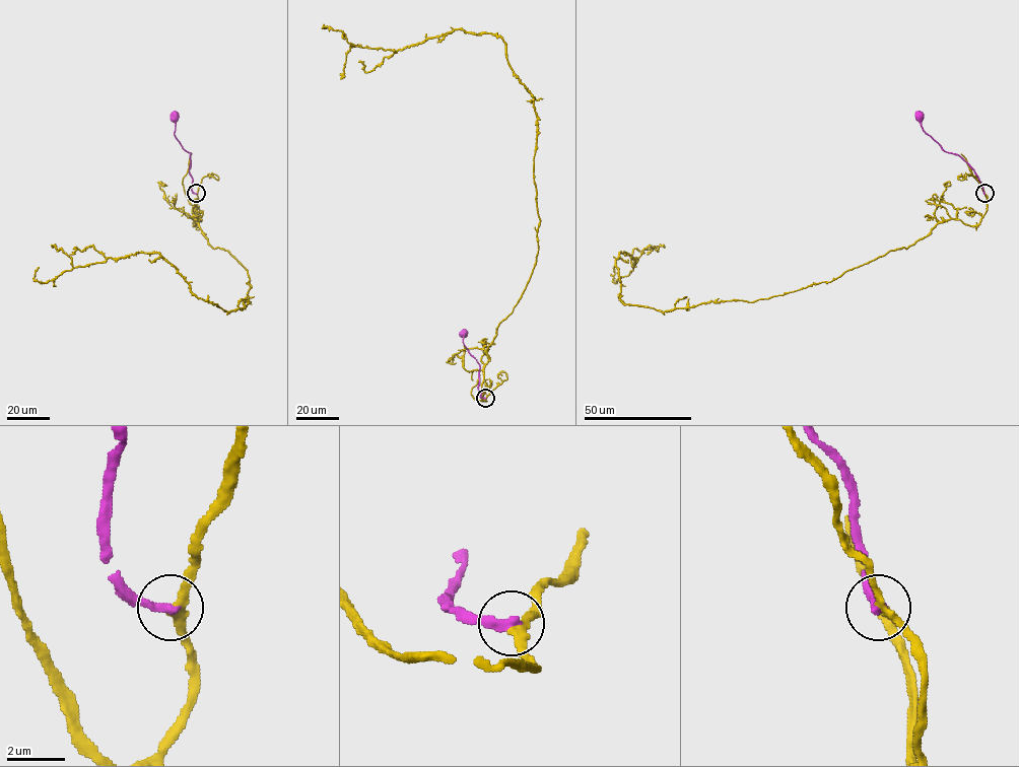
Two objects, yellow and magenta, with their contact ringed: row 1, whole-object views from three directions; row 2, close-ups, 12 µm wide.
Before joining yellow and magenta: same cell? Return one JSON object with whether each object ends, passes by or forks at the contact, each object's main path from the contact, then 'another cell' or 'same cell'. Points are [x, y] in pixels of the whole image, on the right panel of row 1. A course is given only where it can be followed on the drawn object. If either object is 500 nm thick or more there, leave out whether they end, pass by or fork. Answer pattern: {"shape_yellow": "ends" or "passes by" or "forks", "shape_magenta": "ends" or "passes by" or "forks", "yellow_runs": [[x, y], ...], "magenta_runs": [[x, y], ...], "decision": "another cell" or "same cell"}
{"shape_yellow": "passes by", "shape_magenta": "ends", "yellow_runs": [[984, 194], [976, 225], [940, 221], [752, 302], [624, 304], [615, 260], [637, 259], [616, 282], [613, 267]], "magenta_runs": [[984, 194], [974, 170], [957, 154], [946, 152], [921, 125], [921, 117]], "decision": "another cell"}

